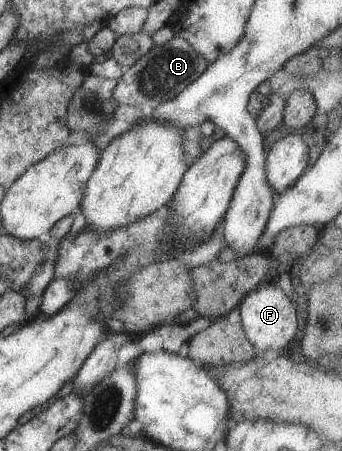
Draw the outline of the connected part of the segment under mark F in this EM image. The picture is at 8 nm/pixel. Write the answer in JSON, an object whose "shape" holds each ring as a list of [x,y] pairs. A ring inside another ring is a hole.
{"shape":[[[272,281],[262,284],[247,294],[238,305],[241,313],[241,326],[247,339],[255,346],[259,355],[283,353],[283,348],[292,342],[299,332],[296,308],[291,296],[287,295]]]}

